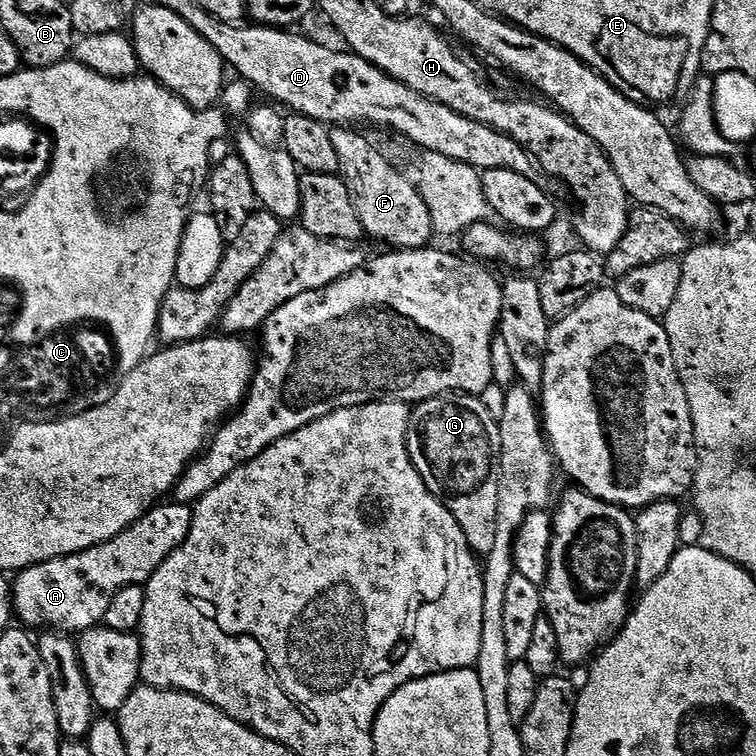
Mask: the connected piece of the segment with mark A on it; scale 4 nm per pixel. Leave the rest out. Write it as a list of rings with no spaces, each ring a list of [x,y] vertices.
[[[160,502],[147,509],[144,515],[122,534],[98,546],[90,546],[90,550],[75,552],[69,556],[56,556],[41,564],[20,569],[11,581],[15,619],[21,620],[19,621],[21,625],[29,624],[29,626],[24,625],[29,629],[59,630],[64,634],[79,634],[86,631],[87,628],[97,627],[104,619],[106,606],[110,606],[110,598],[114,598],[114,594],[118,594],[118,590],[126,586],[147,584],[154,570],[158,570],[158,566],[166,562],[168,555],[178,546],[182,546],[186,534],[190,534],[192,508],[189,505],[175,502],[164,503],[168,502]]]

